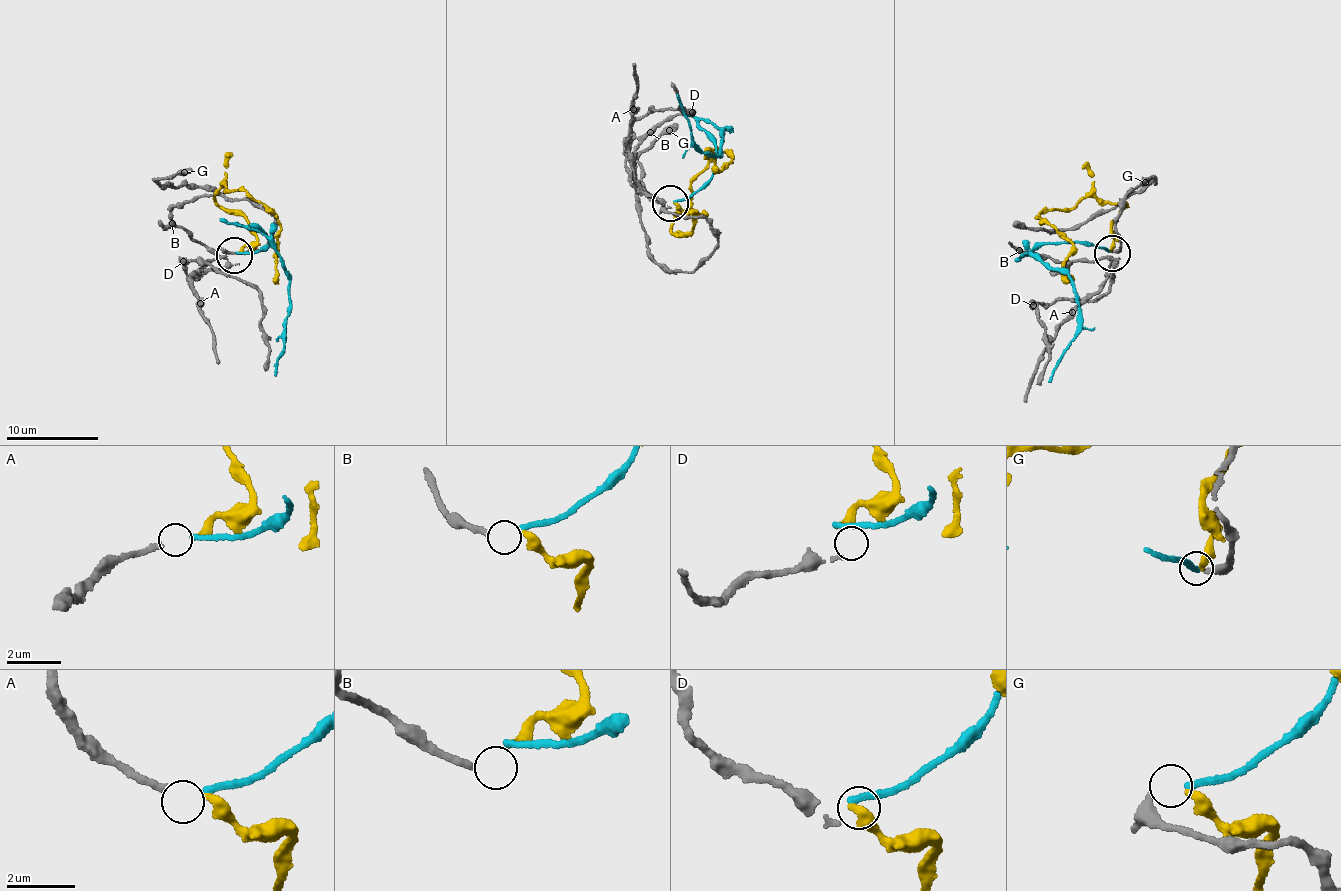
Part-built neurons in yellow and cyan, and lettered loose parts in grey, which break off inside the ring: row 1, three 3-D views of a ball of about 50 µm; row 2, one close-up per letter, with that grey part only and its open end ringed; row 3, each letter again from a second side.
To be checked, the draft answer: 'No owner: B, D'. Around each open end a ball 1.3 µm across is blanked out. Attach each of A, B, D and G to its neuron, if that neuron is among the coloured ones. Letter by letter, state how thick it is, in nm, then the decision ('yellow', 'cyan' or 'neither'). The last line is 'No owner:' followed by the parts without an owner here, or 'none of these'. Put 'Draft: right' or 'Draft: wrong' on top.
Draft: right
A: 200 nm thick; yellow
B: 190 nm thick; neither
D: 80 nm thick; neither
G: 240 nm thick; cyan
No owner: B, D

